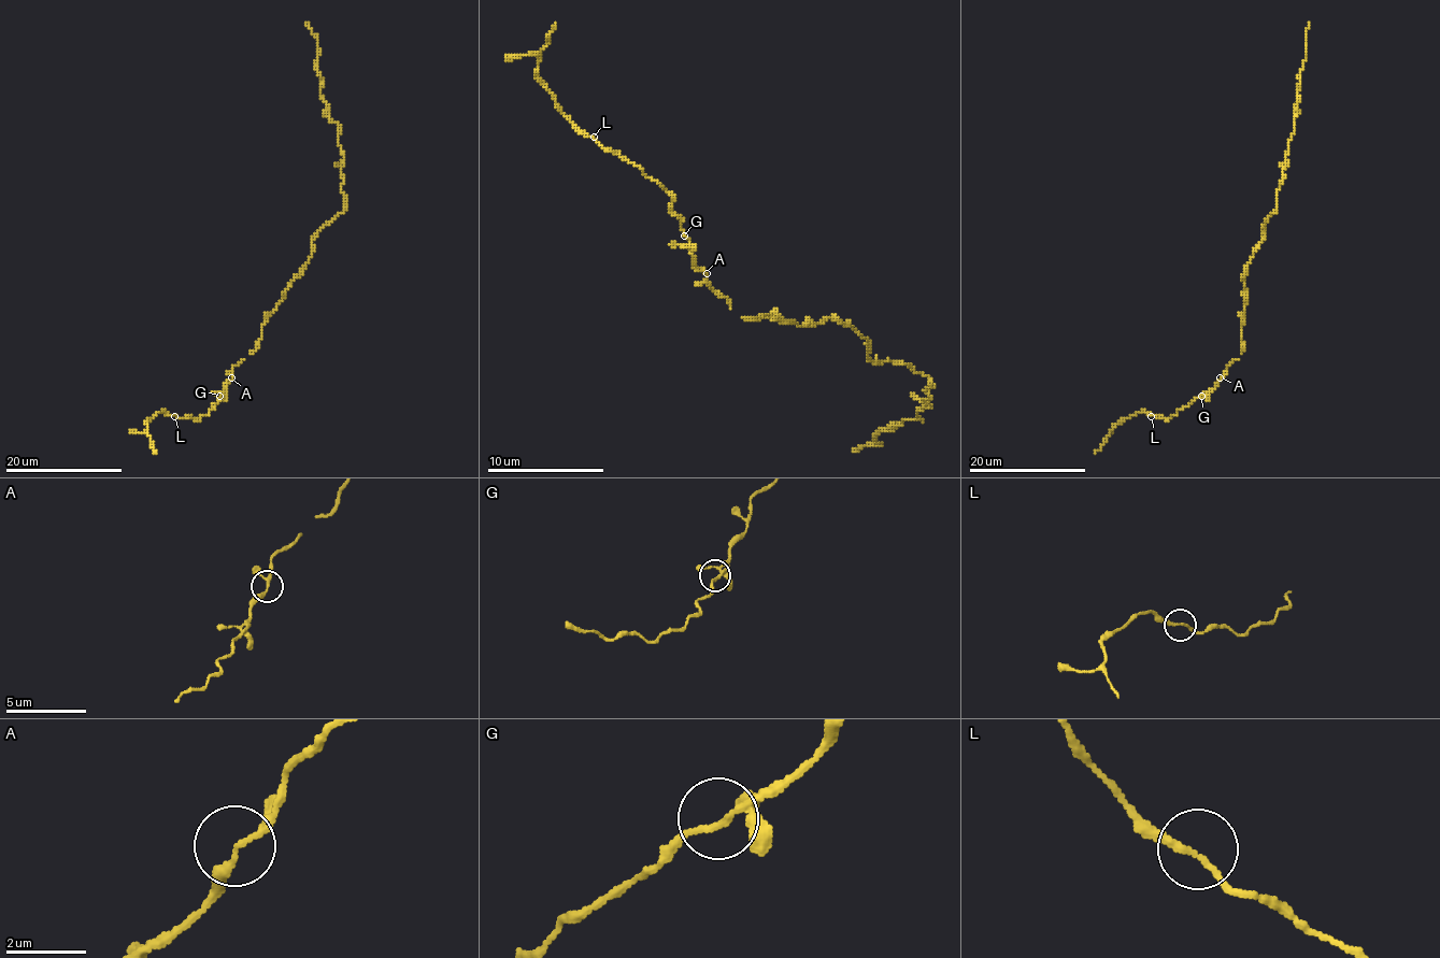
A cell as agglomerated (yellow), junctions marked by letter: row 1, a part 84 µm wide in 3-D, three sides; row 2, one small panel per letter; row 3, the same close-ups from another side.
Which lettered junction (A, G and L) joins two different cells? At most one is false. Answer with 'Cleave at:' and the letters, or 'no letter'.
Cleave at: no letter

